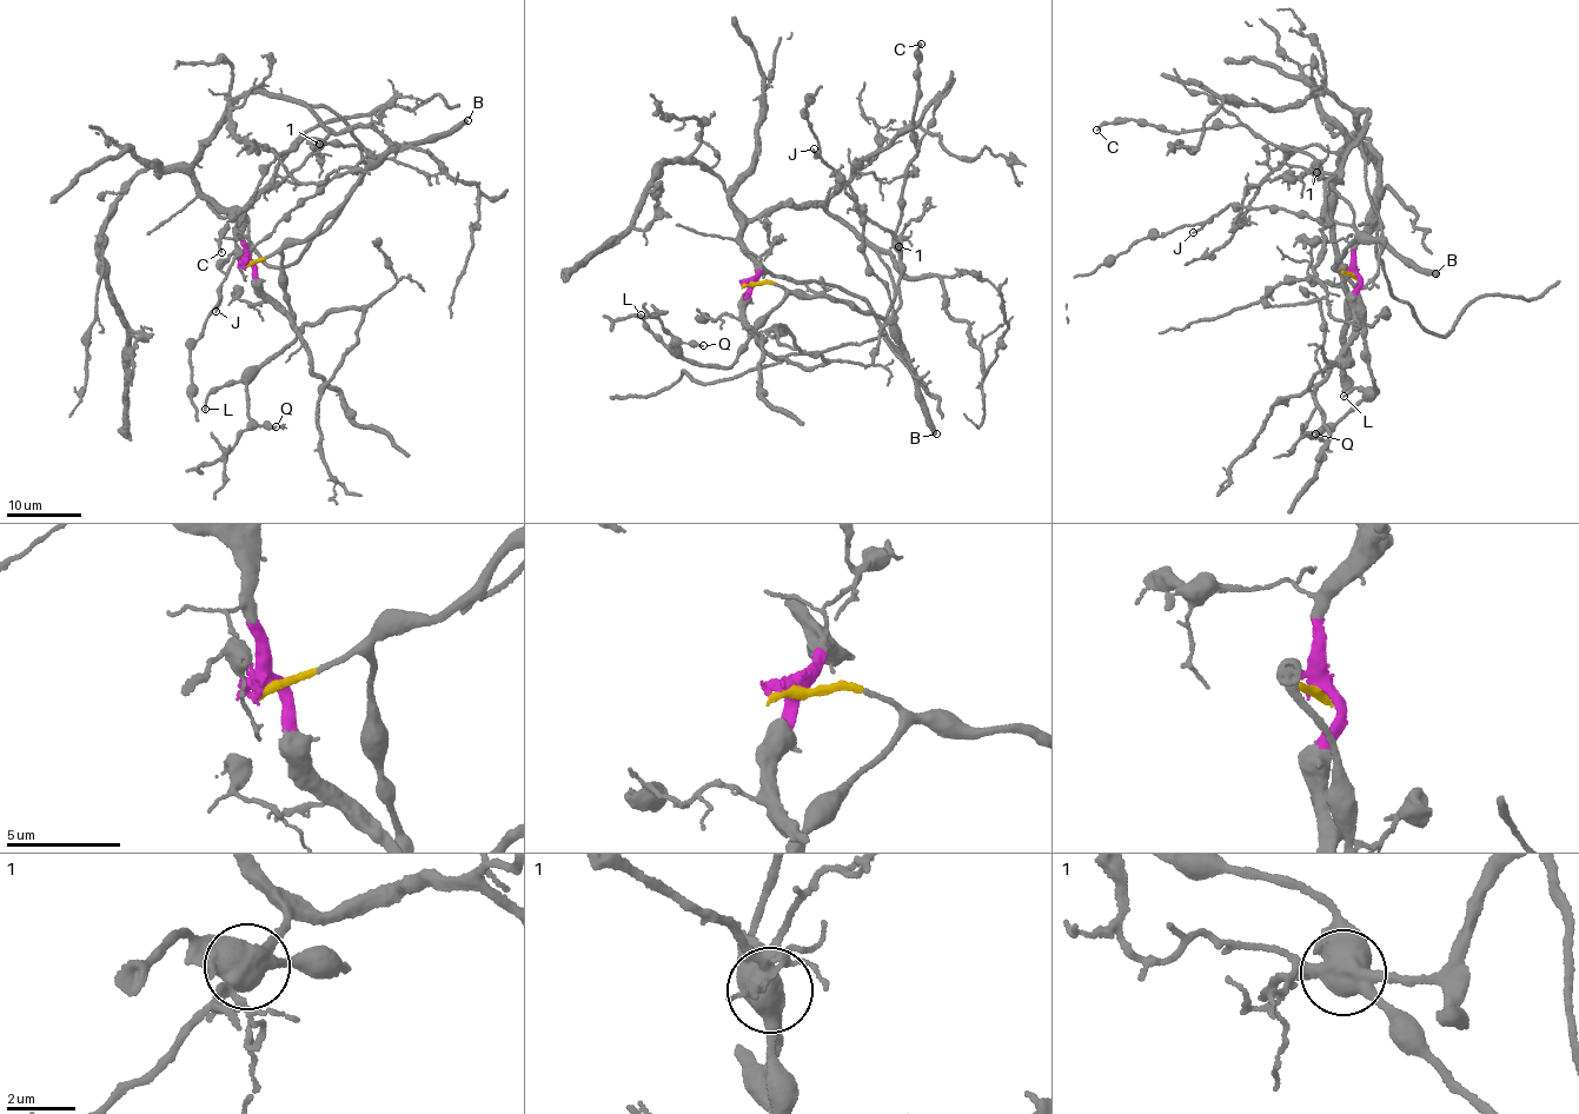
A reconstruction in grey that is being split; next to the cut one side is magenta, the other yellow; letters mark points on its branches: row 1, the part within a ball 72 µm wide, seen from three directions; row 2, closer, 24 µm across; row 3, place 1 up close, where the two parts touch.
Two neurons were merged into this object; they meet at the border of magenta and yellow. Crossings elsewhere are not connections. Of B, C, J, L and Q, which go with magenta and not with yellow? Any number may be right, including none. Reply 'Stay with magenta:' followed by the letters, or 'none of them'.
Stay with magenta: none of them

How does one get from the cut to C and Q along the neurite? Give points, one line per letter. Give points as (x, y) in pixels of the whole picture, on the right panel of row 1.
C: (1352, 274), (1333, 266), (1355, 237), (1354, 214), (1306, 153), (1240, 125), (1179, 132), (1119, 117), (1097, 131)
Q: (1352, 274), (1340, 273), (1344, 271), (1357, 289), (1365, 358), (1378, 391), (1335, 424), (1317, 432)

